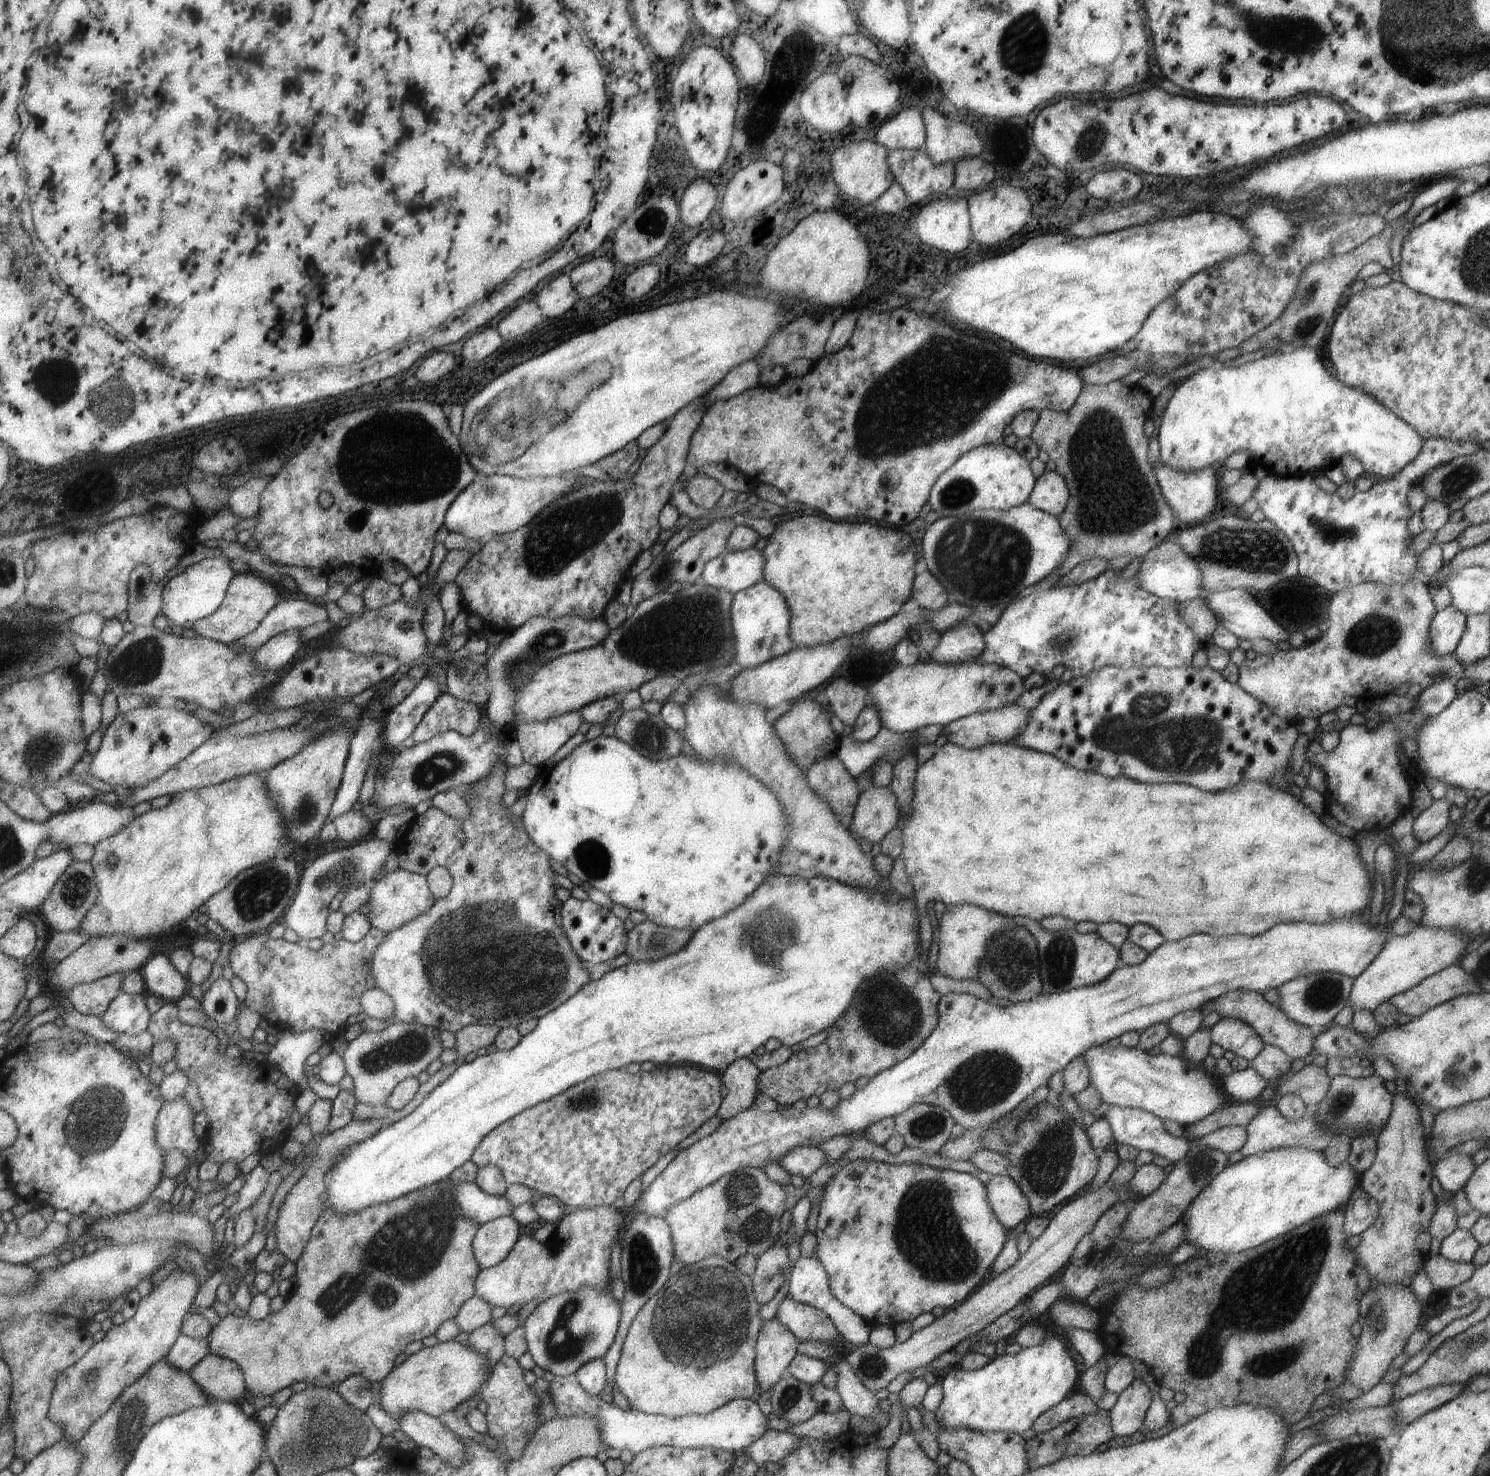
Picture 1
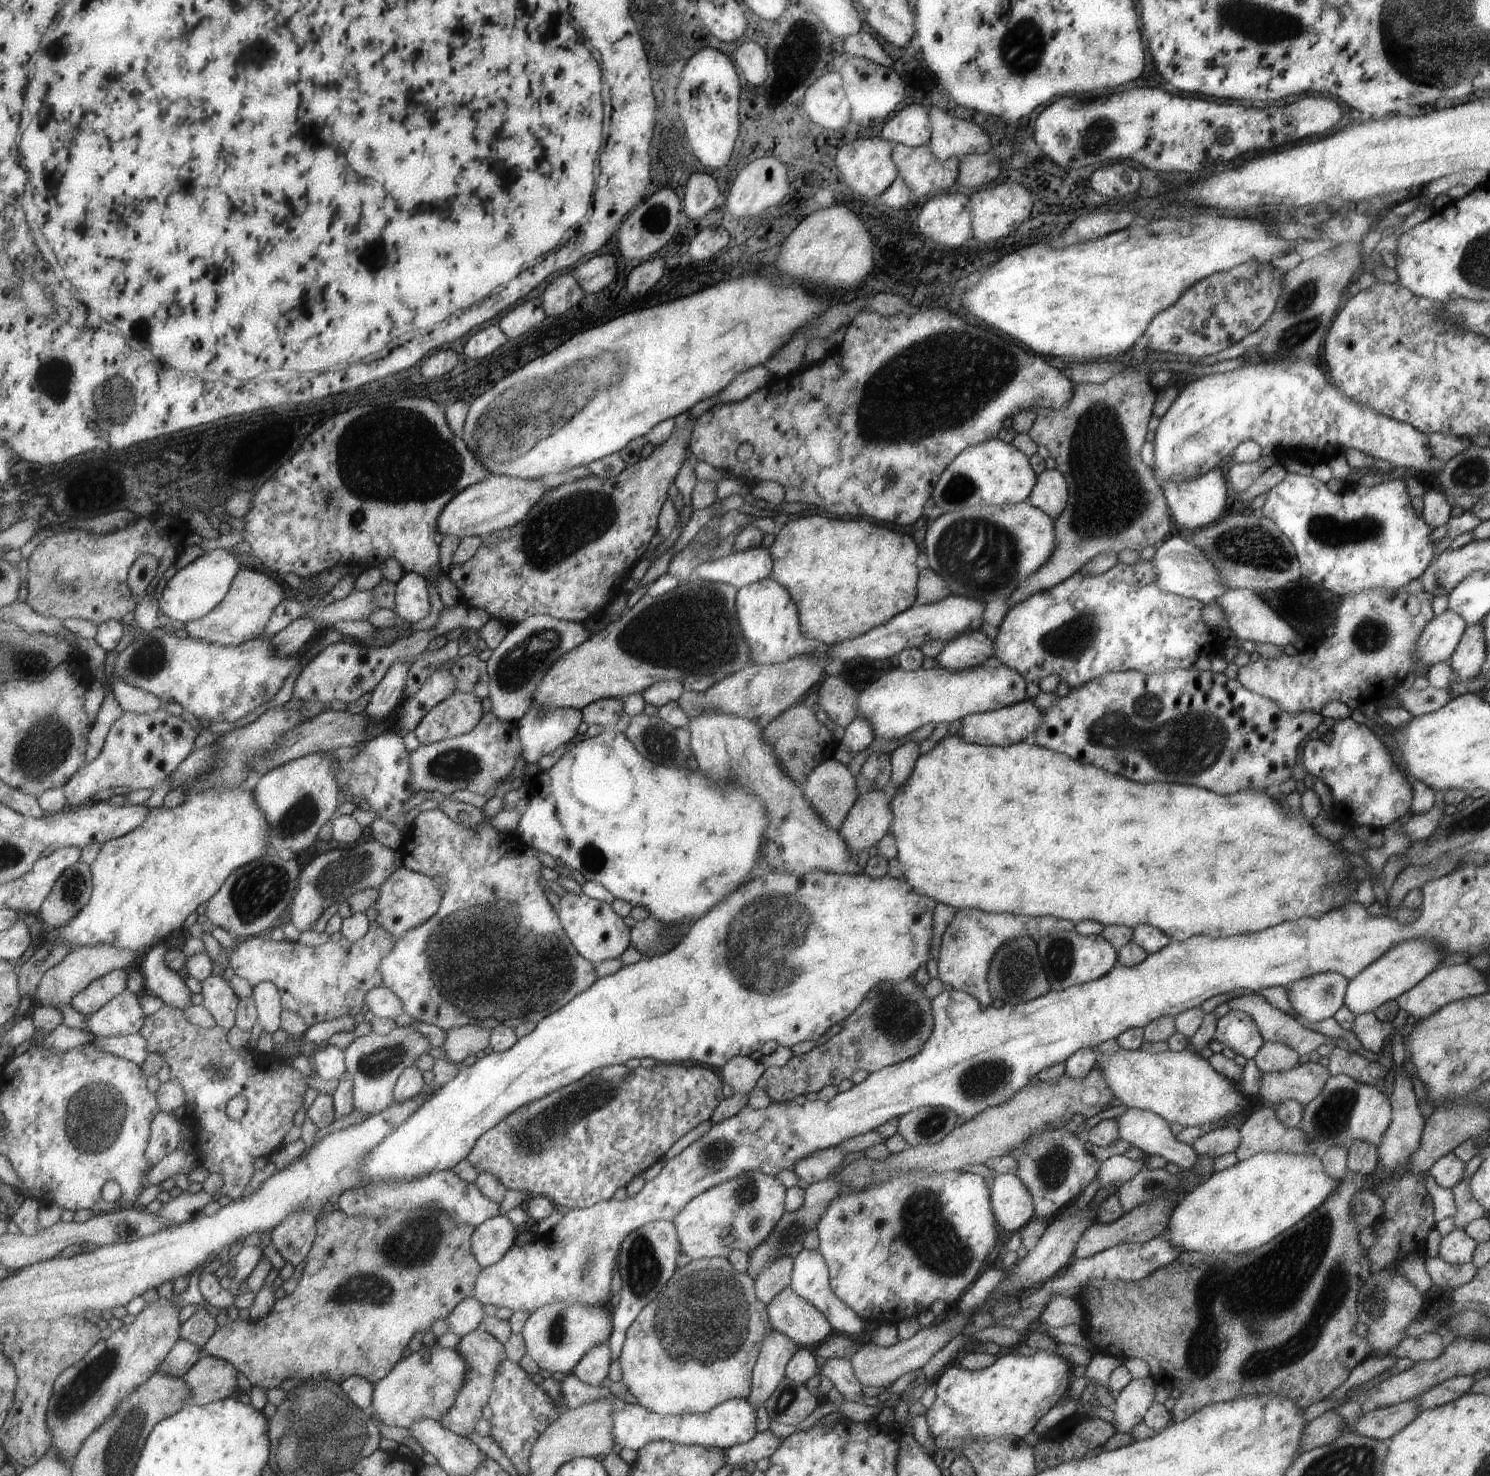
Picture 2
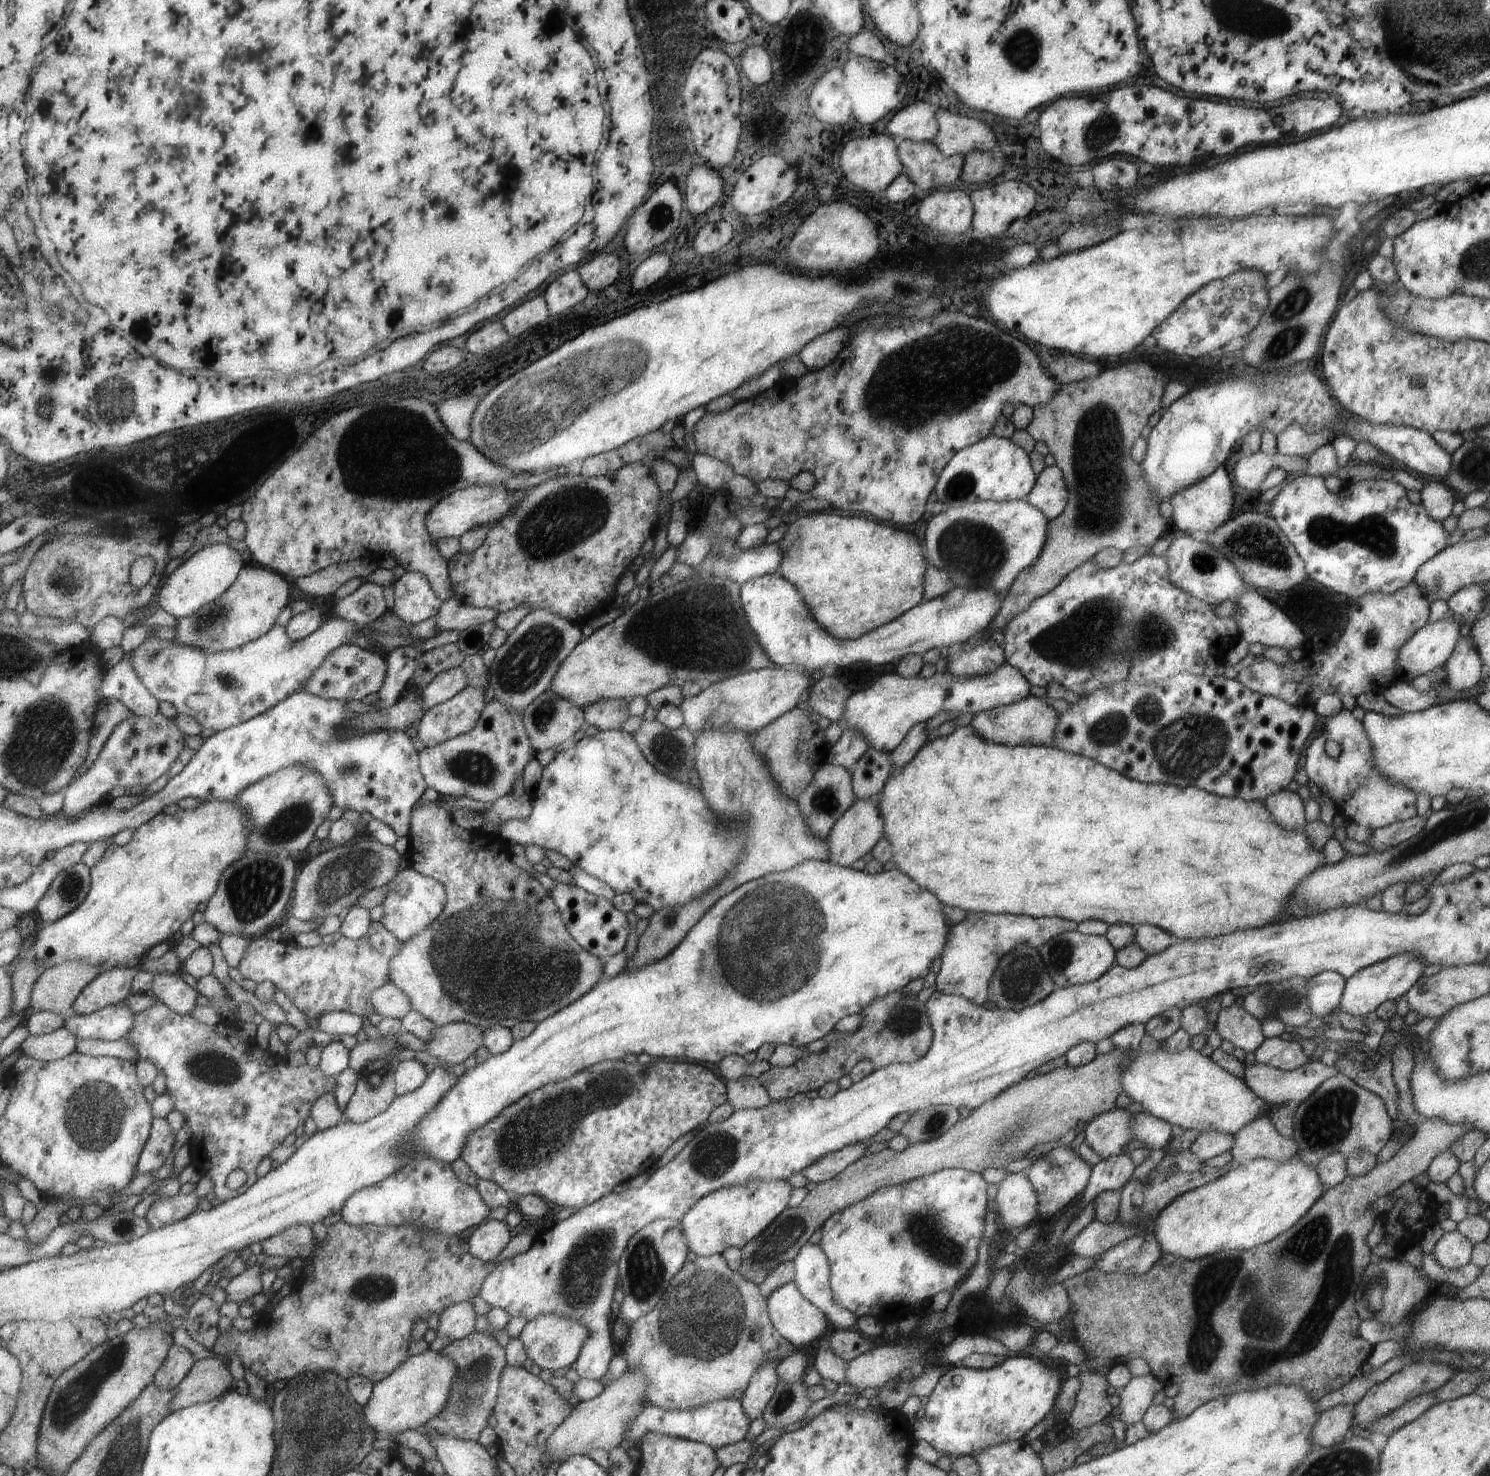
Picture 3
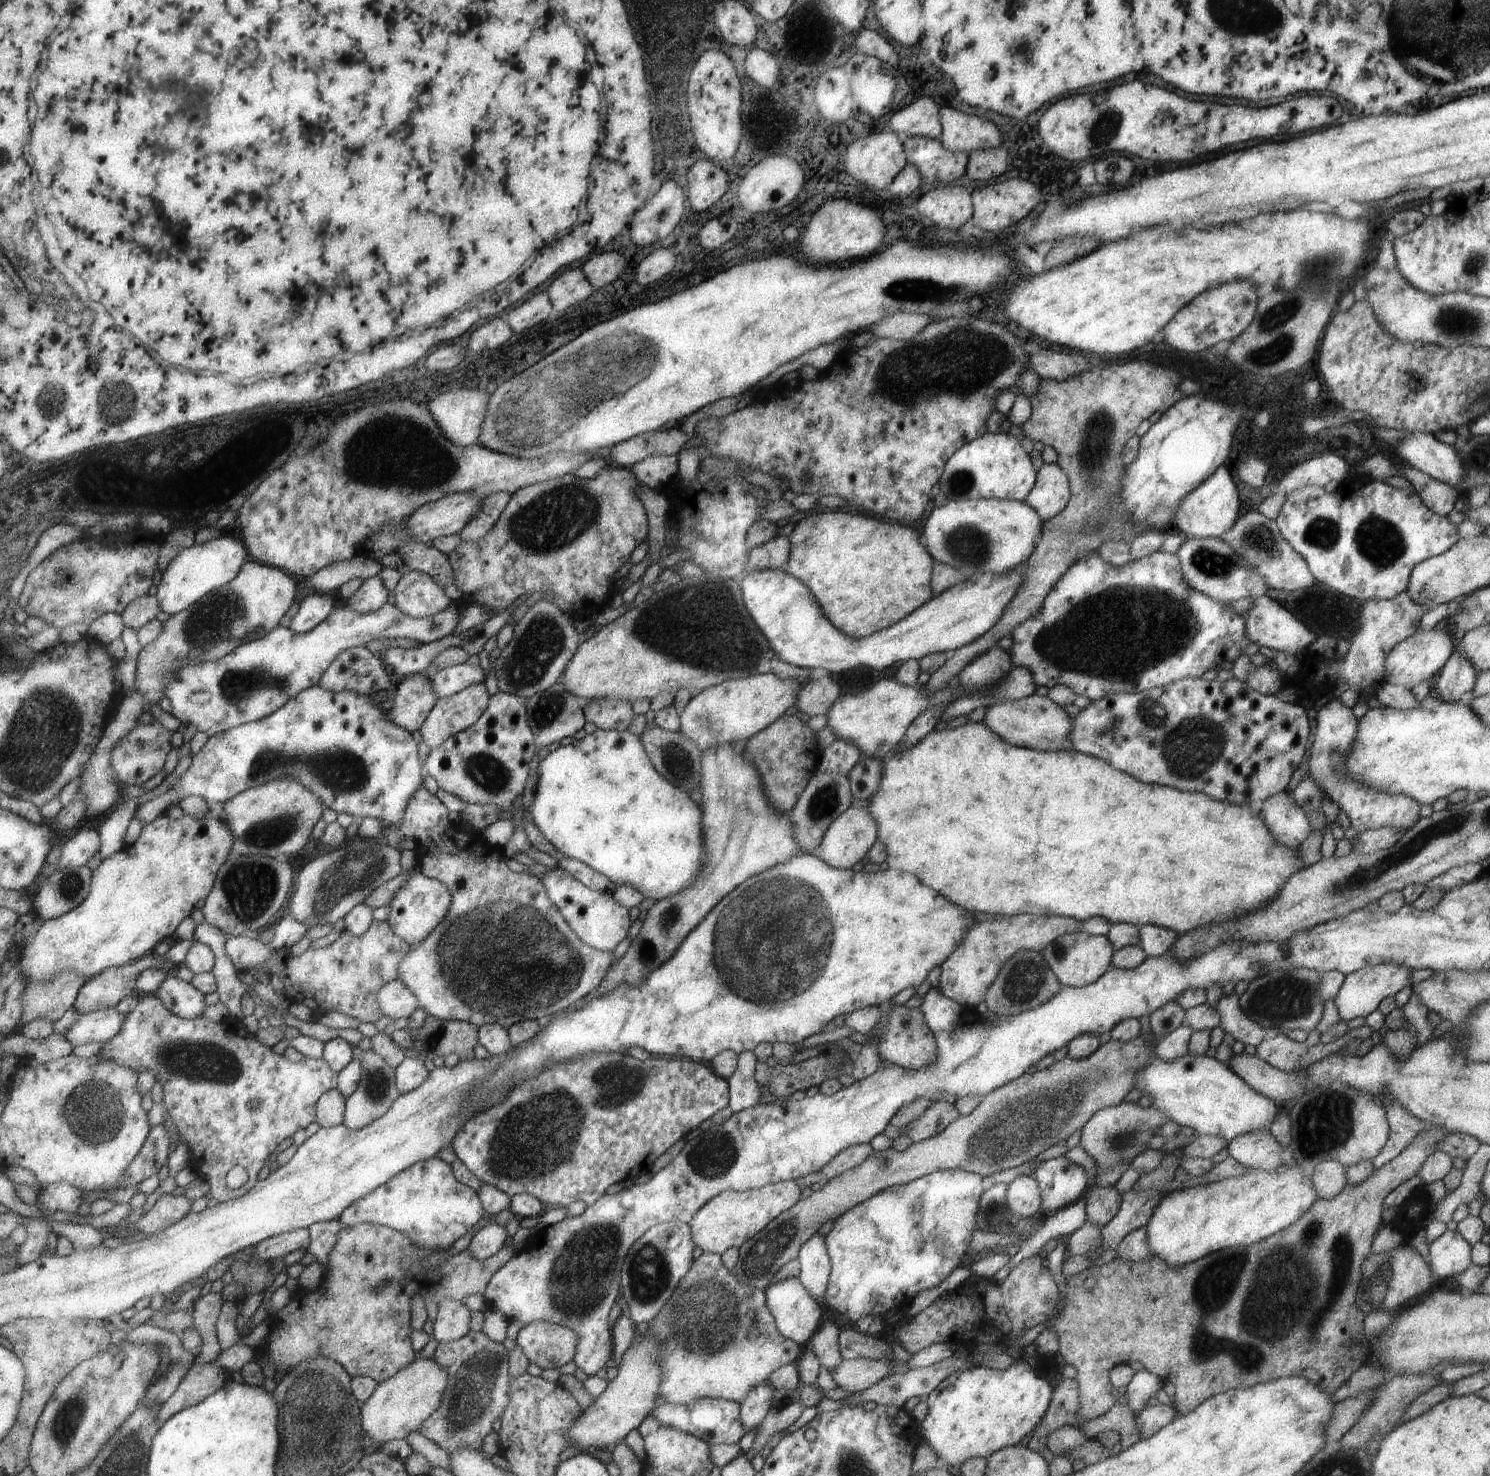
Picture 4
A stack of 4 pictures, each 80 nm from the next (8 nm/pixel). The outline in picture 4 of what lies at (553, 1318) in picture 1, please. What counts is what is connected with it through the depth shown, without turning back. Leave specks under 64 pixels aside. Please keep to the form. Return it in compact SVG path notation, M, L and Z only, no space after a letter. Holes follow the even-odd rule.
M535 1321L521 1326L515 1342L531 1363L542 1369L559 1368L573 1360L576 1336L570 1328Z

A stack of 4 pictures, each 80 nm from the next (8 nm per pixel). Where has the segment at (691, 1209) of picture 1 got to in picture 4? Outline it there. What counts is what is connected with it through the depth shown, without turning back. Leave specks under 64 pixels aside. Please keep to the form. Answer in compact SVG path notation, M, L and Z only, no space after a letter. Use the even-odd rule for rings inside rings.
M786 1180L743 1192L723 1191L696 1210L688 1222L693 1244L702 1251L719 1254L729 1247L738 1248L775 1216L791 1208L801 1198L801 1190L795 1180Z

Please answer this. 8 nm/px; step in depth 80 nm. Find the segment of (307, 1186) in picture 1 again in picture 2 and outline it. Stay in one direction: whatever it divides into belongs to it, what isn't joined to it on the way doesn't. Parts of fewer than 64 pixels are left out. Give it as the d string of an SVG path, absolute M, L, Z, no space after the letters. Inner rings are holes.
M298 1211L270 1234L273 1247L294 1266L304 1262L318 1235L320 1214Z

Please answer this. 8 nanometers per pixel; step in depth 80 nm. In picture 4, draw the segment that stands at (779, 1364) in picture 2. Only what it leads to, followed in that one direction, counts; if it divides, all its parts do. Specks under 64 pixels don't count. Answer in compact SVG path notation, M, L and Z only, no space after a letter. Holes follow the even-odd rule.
M766 1380L750 1388L740 1402L739 1422L744 1432L758 1428L771 1404L773 1389Z

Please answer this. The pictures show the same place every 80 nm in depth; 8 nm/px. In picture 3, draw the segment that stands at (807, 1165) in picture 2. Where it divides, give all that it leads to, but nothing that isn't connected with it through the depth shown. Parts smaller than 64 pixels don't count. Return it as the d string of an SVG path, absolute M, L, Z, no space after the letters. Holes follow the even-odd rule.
M855 1143L840 1148L838 1151L824 1154L819 1160L812 1162L800 1173L811 1182L822 1183L839 1174L847 1165L867 1154L865 1143Z

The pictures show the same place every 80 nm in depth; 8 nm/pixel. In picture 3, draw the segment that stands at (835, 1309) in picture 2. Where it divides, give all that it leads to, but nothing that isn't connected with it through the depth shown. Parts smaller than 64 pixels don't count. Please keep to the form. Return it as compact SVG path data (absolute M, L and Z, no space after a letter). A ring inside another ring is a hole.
M807 1241L797 1251L794 1262L794 1280L800 1293L815 1305L831 1326L837 1329L854 1328L857 1318L833 1302L829 1286L830 1268L820 1243Z

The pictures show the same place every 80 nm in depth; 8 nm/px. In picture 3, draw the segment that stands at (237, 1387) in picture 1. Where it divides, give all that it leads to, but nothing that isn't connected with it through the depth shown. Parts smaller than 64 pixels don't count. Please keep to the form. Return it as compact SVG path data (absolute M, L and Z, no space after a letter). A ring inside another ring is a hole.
M205 1357L199 1359L191 1372L181 1381L178 1393L170 1402L170 1412L206 1403L228 1392L236 1382L227 1364L221 1358Z

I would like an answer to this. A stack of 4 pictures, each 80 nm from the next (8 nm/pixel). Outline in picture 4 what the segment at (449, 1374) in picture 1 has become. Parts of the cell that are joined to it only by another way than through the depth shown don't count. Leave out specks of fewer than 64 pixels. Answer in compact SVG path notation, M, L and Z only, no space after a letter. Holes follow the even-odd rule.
M433 1357L420 1359L401 1369L394 1377L385 1382L380 1382L378 1389L373 1393L369 1401L362 1406L362 1425L366 1435L371 1440L385 1444L395 1439L406 1439L411 1433L419 1431L422 1422L425 1422L440 1407L443 1393L448 1385L449 1373Z

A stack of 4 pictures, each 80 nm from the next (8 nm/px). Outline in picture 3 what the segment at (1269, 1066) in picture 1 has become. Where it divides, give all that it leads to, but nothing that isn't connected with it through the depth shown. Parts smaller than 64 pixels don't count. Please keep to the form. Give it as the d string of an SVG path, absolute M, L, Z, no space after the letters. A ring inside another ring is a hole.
M1267 1037L1254 1050L1254 1060L1284 1071L1293 1071L1300 1066L1305 1066L1309 1061L1317 1061L1311 1056L1306 1056L1299 1043L1282 1040L1279 1037Z

